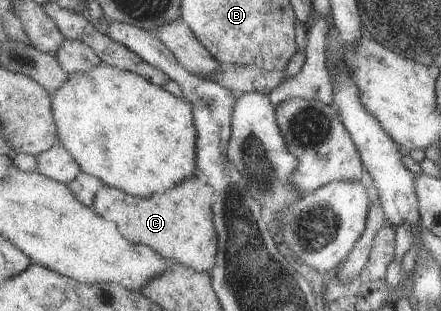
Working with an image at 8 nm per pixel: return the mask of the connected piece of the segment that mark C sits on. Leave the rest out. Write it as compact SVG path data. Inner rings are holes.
M199 175L197 177L189 177L185 181L181 180L181 185L171 187L165 190L163 195L153 195L153 197L131 197L124 191L105 184L97 191L95 197L95 205L92 207L101 217L108 218L117 224L120 233L135 244L147 245L157 253L161 253L161 257L172 259L184 266L189 266L195 271L207 271L214 266L215 253L217 251L217 234L213 227L213 213L211 213L211 195L213 190L205 179Z

